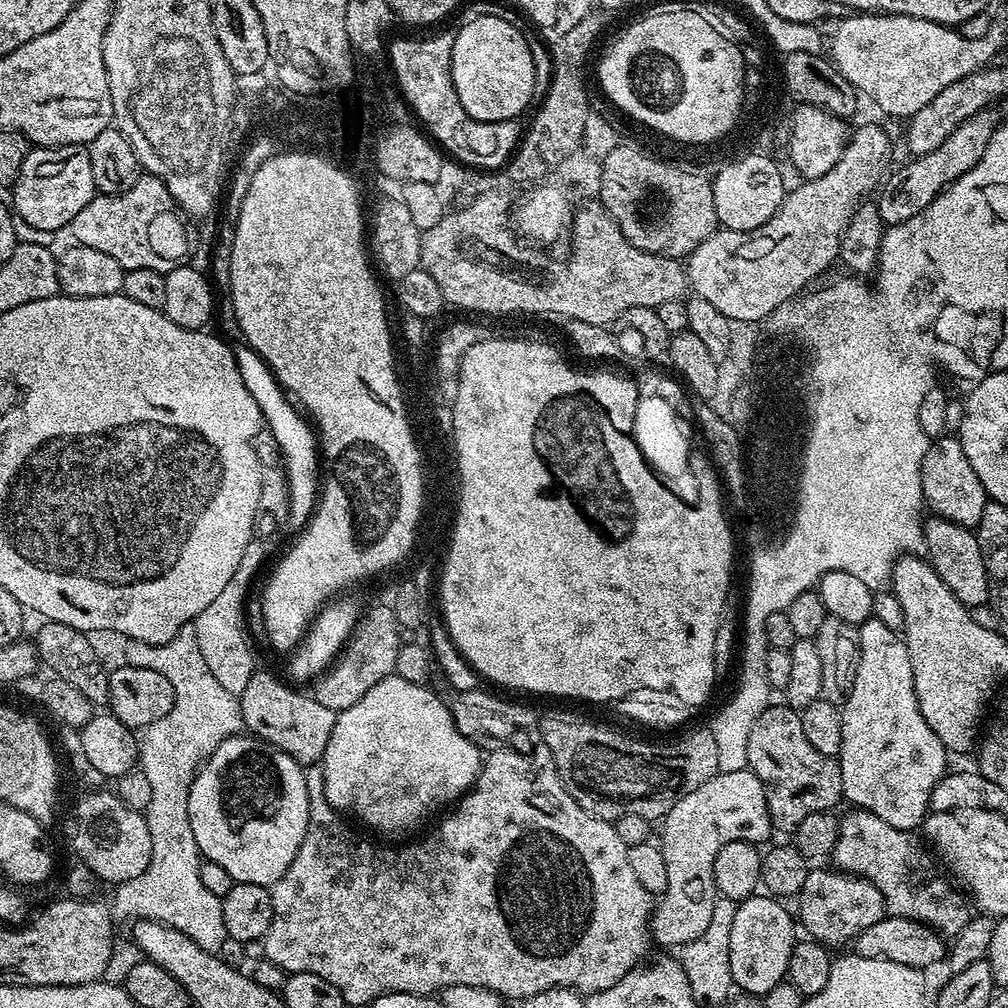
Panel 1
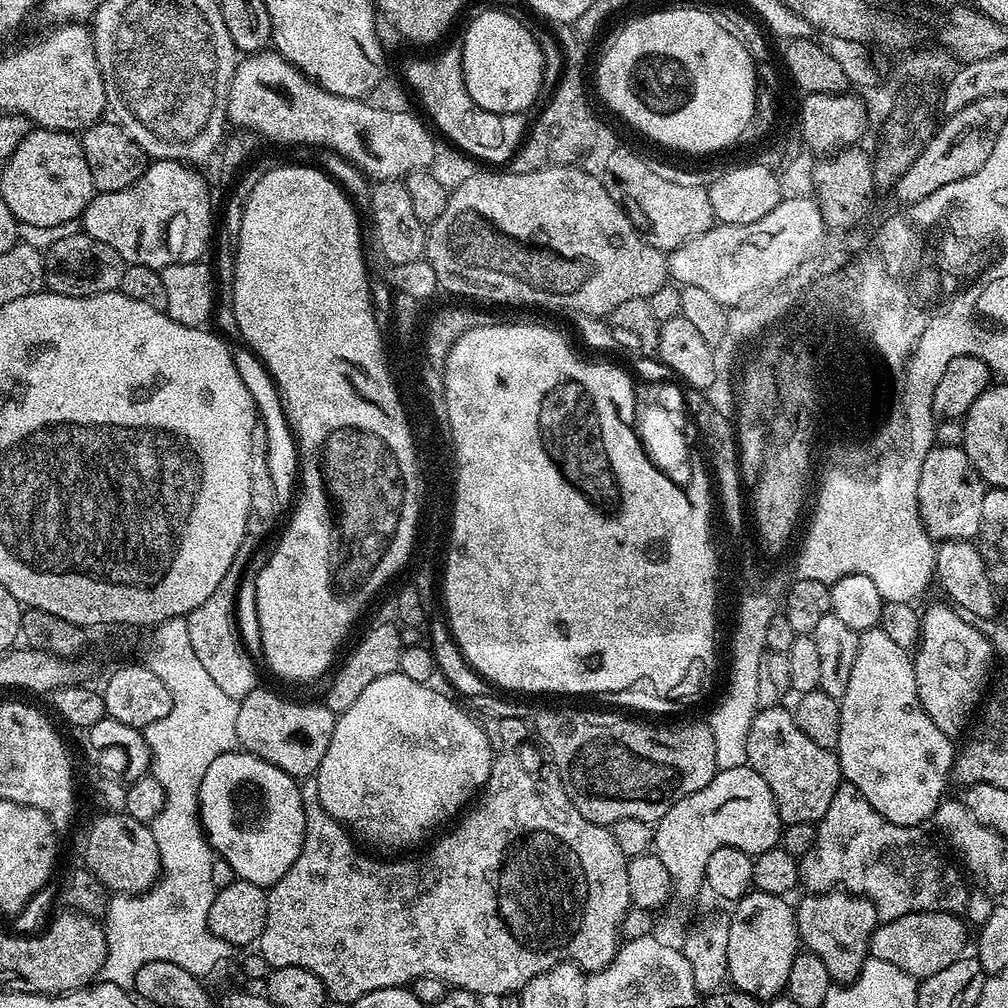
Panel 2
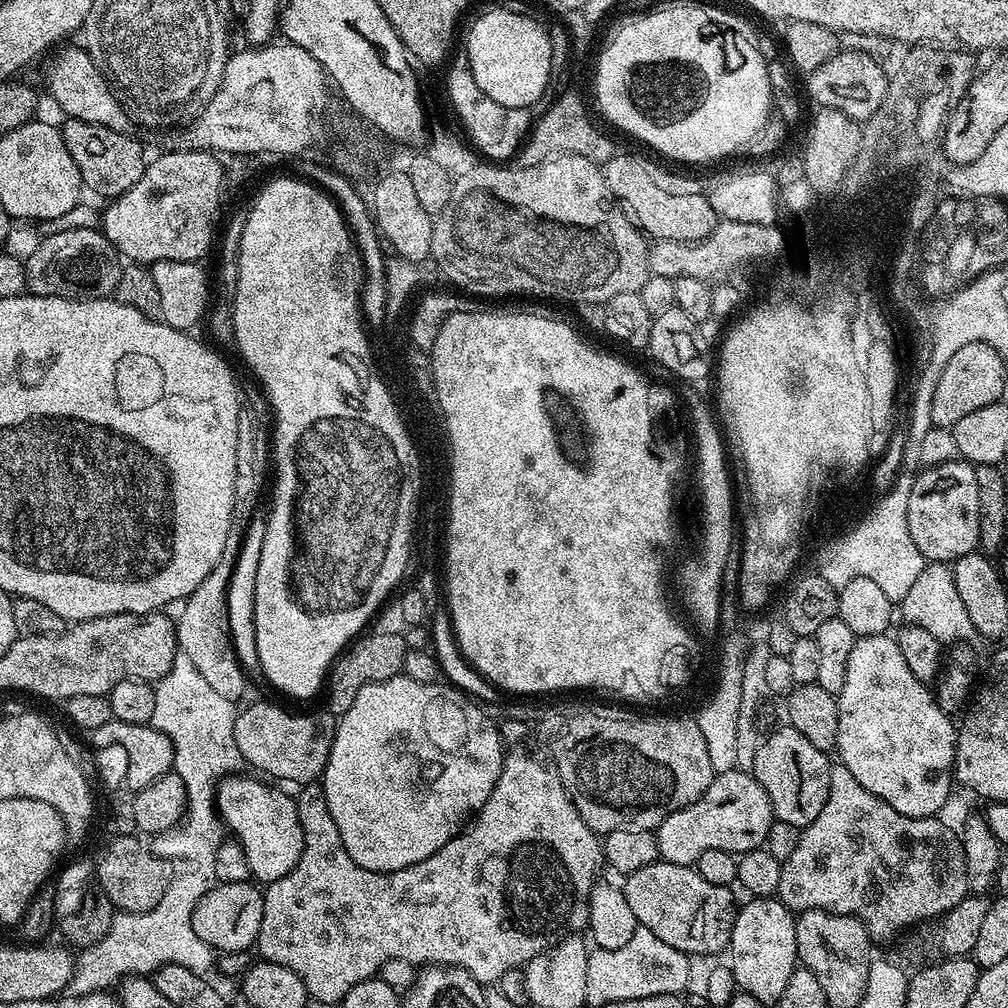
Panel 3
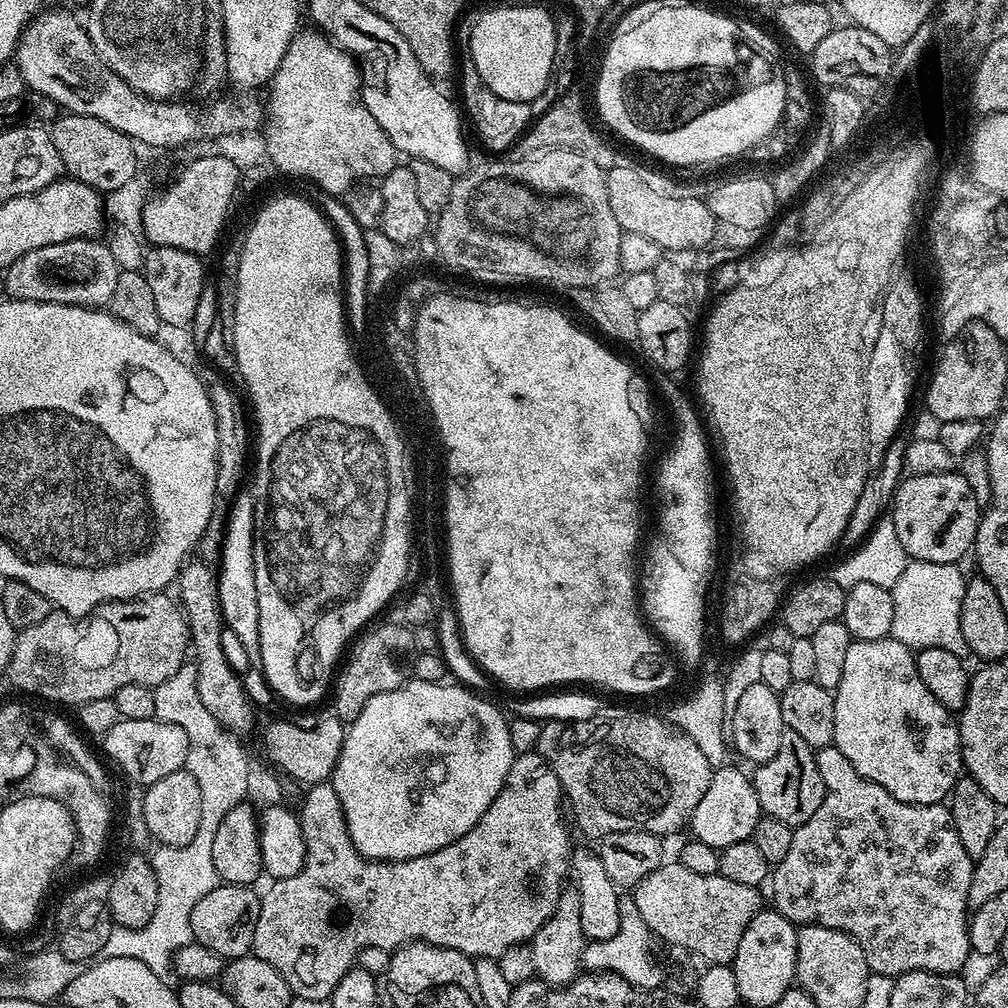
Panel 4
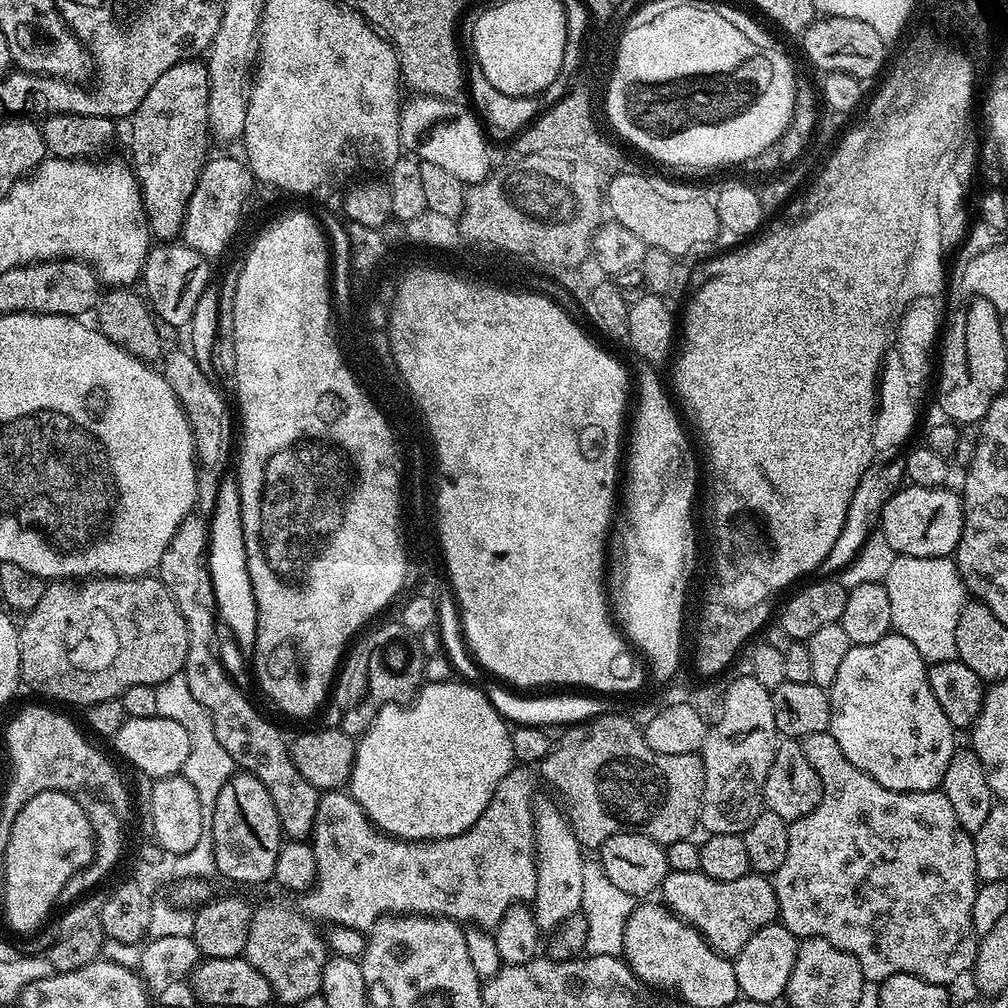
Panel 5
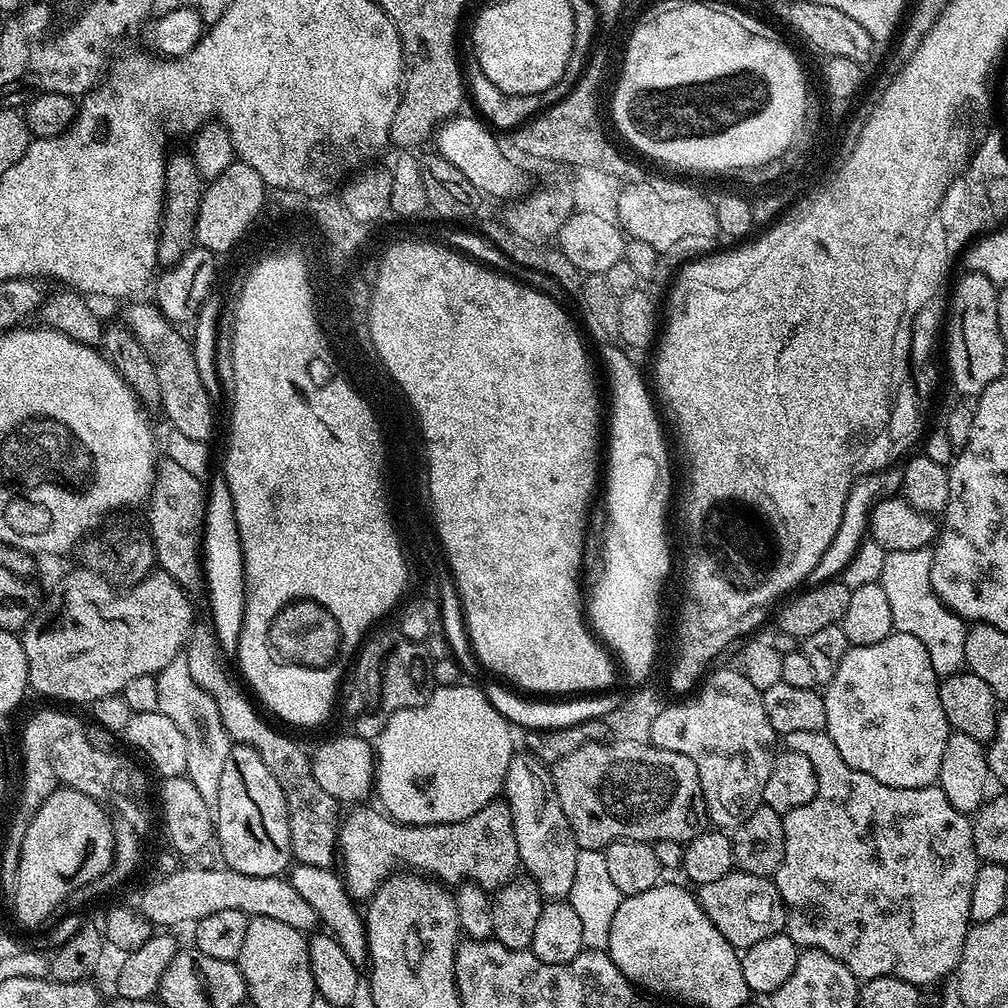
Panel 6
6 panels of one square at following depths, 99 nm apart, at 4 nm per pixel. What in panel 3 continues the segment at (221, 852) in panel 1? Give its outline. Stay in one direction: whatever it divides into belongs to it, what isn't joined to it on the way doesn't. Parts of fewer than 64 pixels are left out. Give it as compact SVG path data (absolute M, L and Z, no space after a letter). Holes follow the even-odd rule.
M244 775L225 776L216 785L216 811L219 812L227 831L245 852L251 875L261 885L267 886L296 868L304 845L302 826L298 822L296 801L280 789L283 787L265 782L255 775Z

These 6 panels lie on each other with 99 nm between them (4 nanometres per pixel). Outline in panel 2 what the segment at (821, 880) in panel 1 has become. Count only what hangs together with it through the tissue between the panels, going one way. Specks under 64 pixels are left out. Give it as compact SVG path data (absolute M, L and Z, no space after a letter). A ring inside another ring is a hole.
M833 890L831 892L813 892L804 894L800 900L800 905L795 905L796 913L796 935L799 943L805 949L818 958L830 970L833 981L851 982L856 979L856 975L862 970L865 960L869 959L868 943L872 937L872 931L876 929L878 917L876 908L866 899L865 896L853 896L852 893L843 890Z

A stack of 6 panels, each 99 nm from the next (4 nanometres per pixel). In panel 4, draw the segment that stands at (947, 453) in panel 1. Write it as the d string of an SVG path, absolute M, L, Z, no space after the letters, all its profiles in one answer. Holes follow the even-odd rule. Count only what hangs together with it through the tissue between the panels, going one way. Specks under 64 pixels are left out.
M959 471L946 474L905 475L892 496L890 519L898 530L902 550L914 560L954 564L973 551L982 505L974 498L966 478Z

